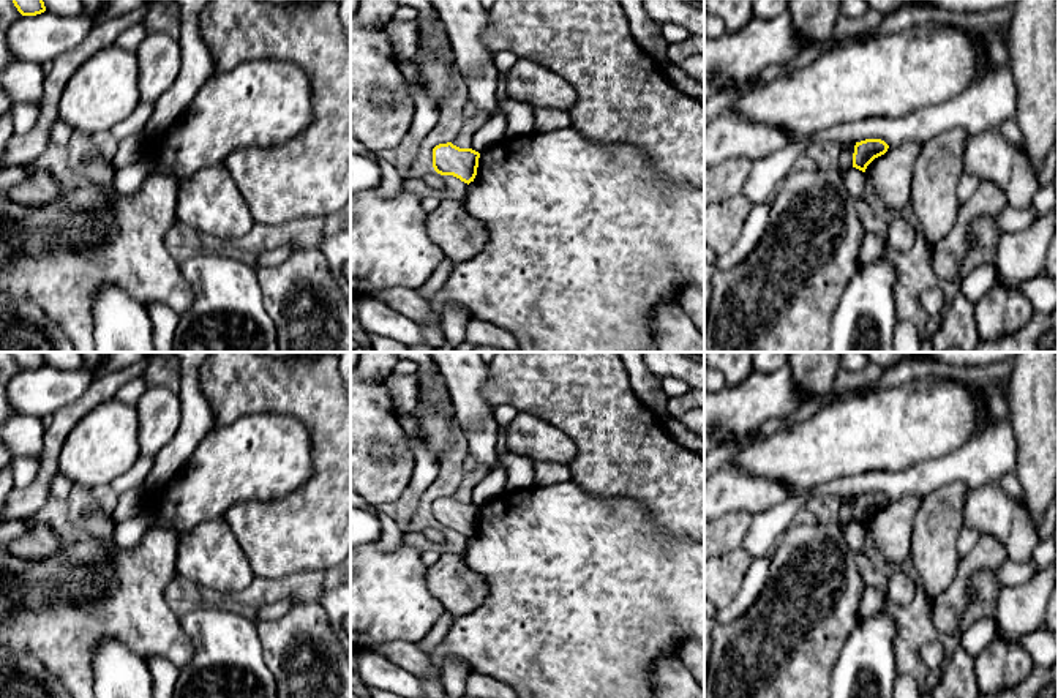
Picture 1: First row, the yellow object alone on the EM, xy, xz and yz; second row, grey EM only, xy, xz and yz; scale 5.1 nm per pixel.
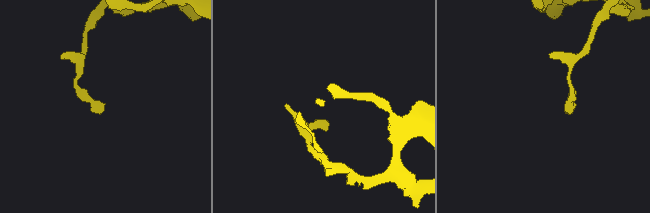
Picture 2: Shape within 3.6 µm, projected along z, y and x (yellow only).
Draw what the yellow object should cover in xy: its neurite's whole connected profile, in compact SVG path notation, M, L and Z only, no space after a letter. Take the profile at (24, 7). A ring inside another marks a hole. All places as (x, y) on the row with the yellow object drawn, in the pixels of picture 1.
M13 0L22 16L36 16L46 11L43 0Z

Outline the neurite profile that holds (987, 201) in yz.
M981 180L970 201L962 204L955 227L930 253L930 265L940 280L962 280L960 264L971 245L973 223L979 218L995 218L1004 208L1007 208L1007 201L1003 191L993 183Z

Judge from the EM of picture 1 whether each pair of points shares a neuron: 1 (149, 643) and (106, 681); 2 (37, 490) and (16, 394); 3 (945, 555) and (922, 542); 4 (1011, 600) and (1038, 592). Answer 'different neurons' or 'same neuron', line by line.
1: different neurons
2: different neurons
3: same neuron
4: same neuron

